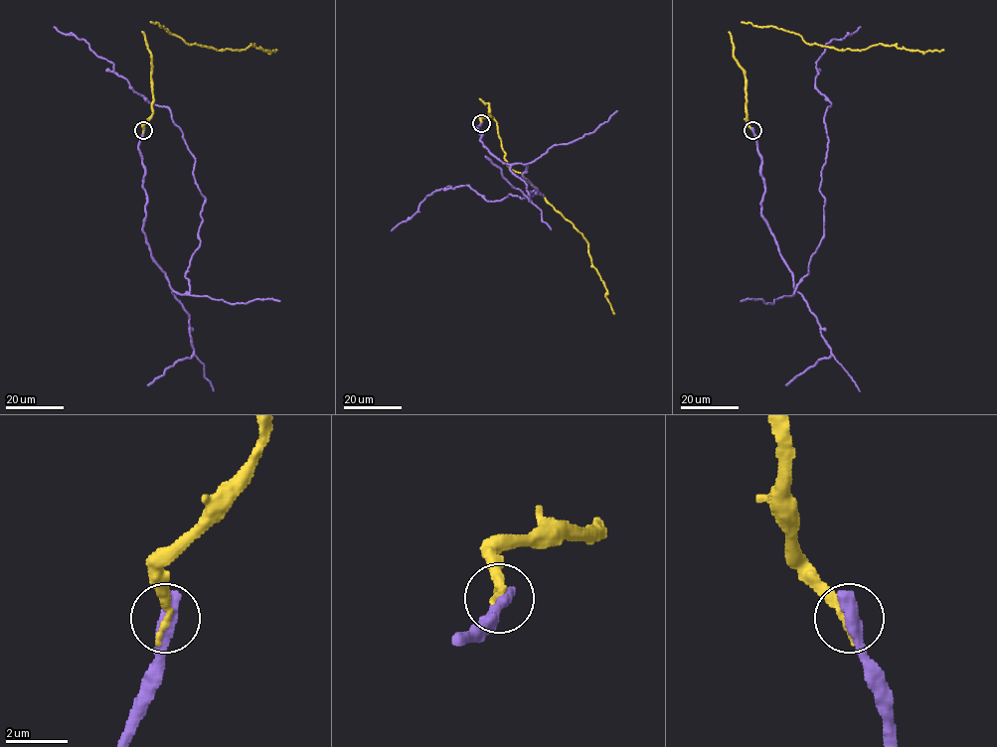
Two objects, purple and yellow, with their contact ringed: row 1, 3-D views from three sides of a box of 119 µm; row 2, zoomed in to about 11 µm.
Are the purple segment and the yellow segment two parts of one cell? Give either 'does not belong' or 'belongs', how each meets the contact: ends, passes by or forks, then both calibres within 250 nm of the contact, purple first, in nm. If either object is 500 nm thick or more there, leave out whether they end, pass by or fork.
belongs | 600/280 nm

